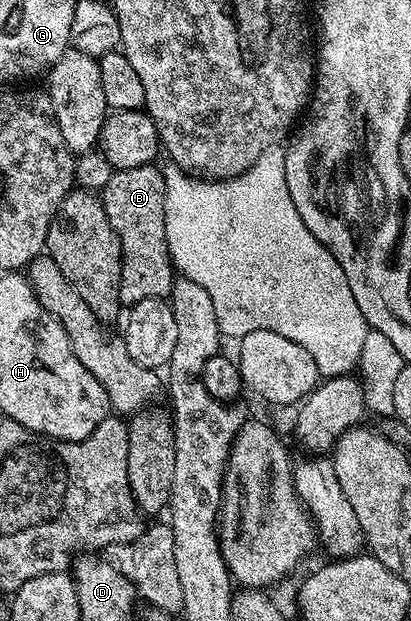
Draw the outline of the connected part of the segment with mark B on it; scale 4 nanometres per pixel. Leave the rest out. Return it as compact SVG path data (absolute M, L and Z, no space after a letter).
M152 164L113 171L102 193L106 218L120 239L122 274L120 275L121 305L131 306L143 300L159 300L172 290L174 269L166 242L164 217L164 174Z

